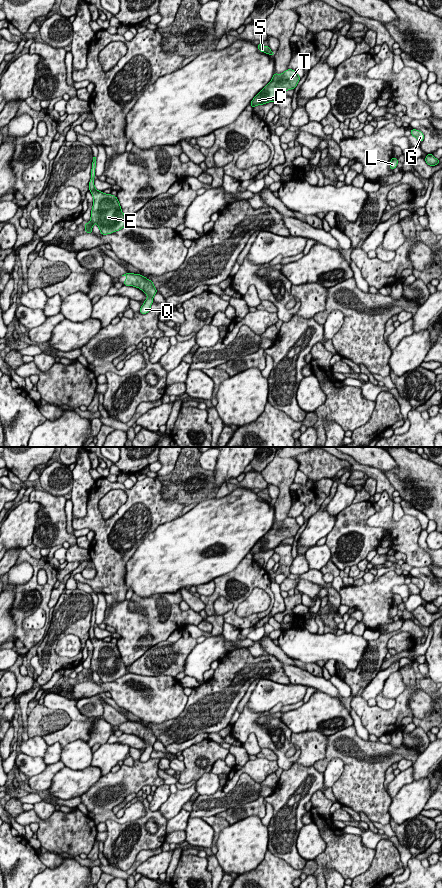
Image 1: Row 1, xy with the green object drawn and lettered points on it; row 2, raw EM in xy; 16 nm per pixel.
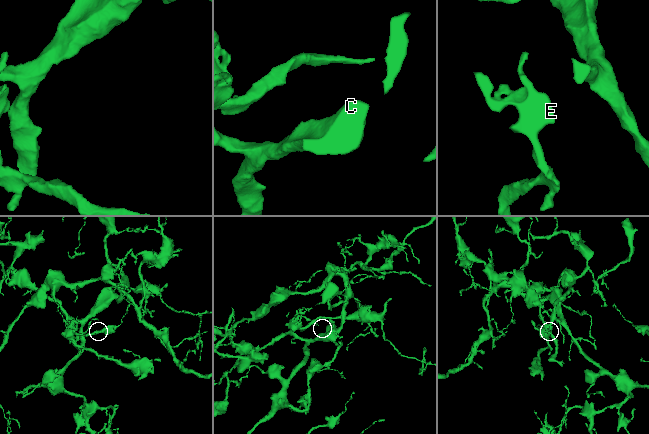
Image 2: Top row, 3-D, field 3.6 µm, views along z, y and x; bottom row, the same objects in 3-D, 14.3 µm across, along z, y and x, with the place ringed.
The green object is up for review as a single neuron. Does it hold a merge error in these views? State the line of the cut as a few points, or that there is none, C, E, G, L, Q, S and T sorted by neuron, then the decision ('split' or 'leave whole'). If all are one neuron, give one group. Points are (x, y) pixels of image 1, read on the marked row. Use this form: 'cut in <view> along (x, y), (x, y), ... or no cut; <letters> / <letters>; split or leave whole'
no cut; C E G L Q S T; leave whole

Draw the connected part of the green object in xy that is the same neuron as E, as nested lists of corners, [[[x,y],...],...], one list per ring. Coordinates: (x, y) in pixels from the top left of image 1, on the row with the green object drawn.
[[[93,157],[89,190],[93,196],[93,207],[89,223],[85,223],[85,232],[92,233],[96,223],[102,235],[111,234],[124,228],[128,219],[121,210],[116,196],[98,191],[94,186],[96,157]]]

